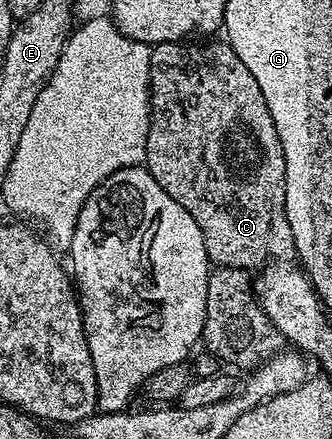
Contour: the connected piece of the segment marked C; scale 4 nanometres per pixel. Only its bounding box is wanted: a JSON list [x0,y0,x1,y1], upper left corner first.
[144,39,295,271]

